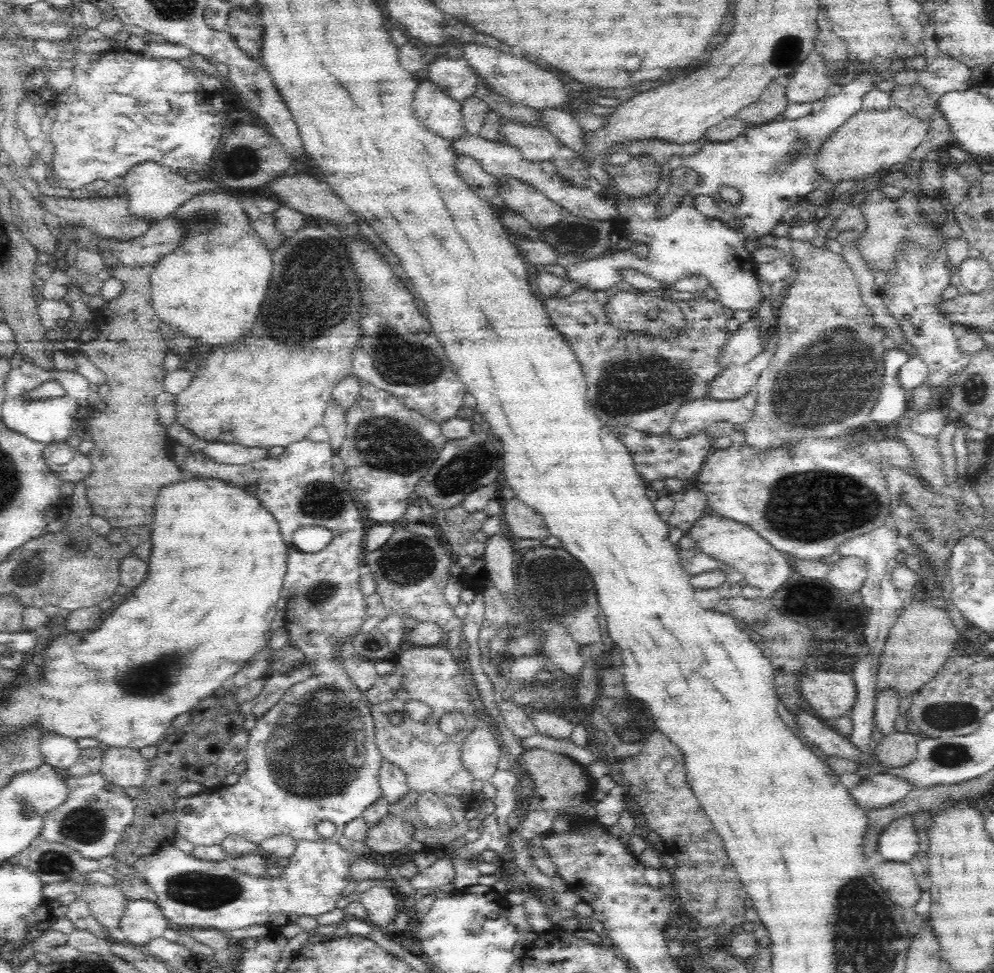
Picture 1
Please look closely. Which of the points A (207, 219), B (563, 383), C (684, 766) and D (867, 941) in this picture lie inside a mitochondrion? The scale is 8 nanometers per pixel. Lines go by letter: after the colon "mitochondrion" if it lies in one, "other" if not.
A: mitochondrion
B: other
C: other
D: mitochondrion

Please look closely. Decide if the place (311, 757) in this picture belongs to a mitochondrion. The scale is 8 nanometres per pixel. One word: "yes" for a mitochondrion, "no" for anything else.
yes

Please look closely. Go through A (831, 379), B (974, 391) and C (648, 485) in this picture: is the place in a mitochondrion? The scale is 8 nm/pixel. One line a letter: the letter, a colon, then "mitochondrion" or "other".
A: mitochondrion
B: mitochondrion
C: other

